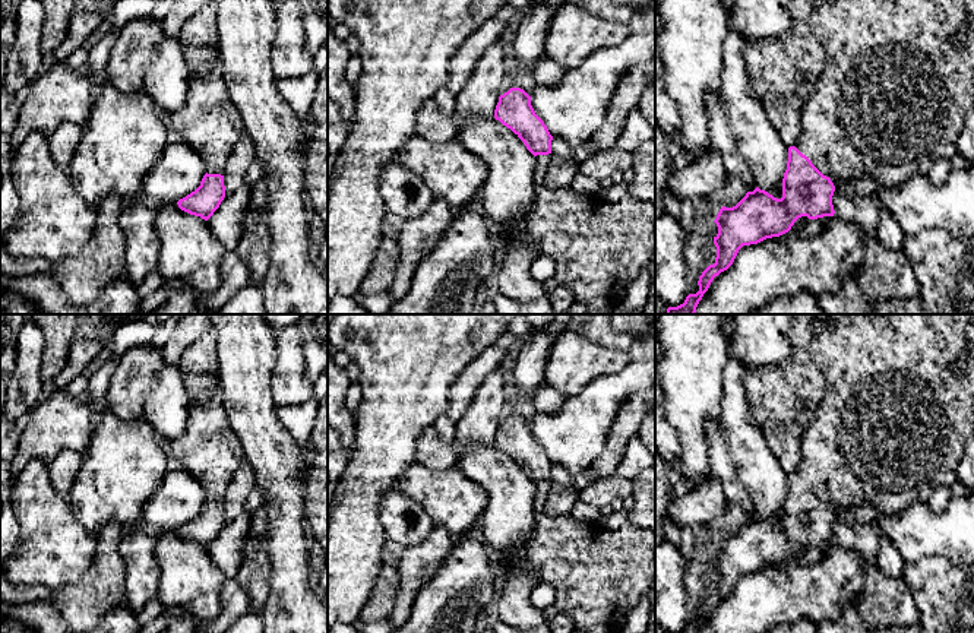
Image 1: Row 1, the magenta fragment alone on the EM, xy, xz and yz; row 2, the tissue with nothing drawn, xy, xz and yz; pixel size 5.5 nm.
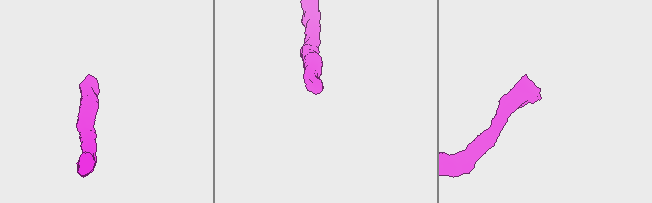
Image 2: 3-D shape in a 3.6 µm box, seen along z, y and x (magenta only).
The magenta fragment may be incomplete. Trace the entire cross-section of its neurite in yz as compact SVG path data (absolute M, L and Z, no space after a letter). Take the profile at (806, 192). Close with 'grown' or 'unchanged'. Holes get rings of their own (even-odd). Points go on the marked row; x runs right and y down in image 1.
M831 0L818 3L809 16L809 26L826 51L826 64L813 88L813 92L803 105L797 143L788 148L787 170L782 178L782 197L777 199L768 192L756 187L753 192L747 192L736 206L722 206L720 209L714 221L718 227L718 234L714 237L714 244L717 247L715 263L709 265L699 276L699 291L696 294L689 294L683 304L668 307L667 314L695 314L699 301L708 291L714 278L733 265L743 246L758 244L766 238L779 237L788 232L794 222L801 216L807 216L809 219L834 216L835 211L832 196L835 186L831 181L832 177L860 177L872 180L879 186L898 190L911 178L926 175L935 162L940 159L951 161L958 153L958 140L967 114L974 108L974 29L970 26L970 18L967 0Z; grown

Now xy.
M221 53L206 75L190 75L184 107L167 114L167 118L206 167L200 186L177 205L208 221L225 197L224 170L244 133L243 118L224 82Z; grown

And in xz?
M510 88L499 96L494 118L510 129L535 156L535 196L528 213L521 218L515 240L532 246L535 257L550 256L556 262L557 285L569 288L588 313L613 314L617 303L648 266L655 249L655 205L632 196L617 203L601 197L579 196L569 189L545 186L551 159L551 140L544 121L535 114L531 96L521 88Z; grown

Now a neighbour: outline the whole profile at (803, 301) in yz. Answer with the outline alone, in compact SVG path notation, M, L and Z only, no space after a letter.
M809 289L778 295L752 314L825 314L819 297Z

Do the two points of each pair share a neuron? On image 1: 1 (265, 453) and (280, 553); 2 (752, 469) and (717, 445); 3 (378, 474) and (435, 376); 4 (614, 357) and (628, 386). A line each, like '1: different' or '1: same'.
1: same
2: different
3: same
4: different

